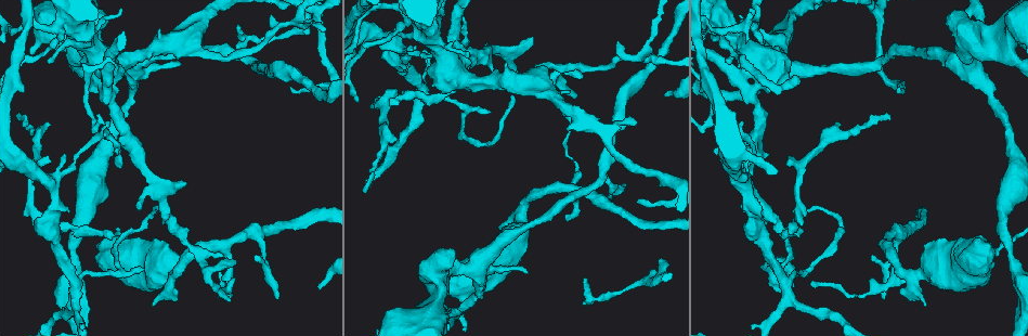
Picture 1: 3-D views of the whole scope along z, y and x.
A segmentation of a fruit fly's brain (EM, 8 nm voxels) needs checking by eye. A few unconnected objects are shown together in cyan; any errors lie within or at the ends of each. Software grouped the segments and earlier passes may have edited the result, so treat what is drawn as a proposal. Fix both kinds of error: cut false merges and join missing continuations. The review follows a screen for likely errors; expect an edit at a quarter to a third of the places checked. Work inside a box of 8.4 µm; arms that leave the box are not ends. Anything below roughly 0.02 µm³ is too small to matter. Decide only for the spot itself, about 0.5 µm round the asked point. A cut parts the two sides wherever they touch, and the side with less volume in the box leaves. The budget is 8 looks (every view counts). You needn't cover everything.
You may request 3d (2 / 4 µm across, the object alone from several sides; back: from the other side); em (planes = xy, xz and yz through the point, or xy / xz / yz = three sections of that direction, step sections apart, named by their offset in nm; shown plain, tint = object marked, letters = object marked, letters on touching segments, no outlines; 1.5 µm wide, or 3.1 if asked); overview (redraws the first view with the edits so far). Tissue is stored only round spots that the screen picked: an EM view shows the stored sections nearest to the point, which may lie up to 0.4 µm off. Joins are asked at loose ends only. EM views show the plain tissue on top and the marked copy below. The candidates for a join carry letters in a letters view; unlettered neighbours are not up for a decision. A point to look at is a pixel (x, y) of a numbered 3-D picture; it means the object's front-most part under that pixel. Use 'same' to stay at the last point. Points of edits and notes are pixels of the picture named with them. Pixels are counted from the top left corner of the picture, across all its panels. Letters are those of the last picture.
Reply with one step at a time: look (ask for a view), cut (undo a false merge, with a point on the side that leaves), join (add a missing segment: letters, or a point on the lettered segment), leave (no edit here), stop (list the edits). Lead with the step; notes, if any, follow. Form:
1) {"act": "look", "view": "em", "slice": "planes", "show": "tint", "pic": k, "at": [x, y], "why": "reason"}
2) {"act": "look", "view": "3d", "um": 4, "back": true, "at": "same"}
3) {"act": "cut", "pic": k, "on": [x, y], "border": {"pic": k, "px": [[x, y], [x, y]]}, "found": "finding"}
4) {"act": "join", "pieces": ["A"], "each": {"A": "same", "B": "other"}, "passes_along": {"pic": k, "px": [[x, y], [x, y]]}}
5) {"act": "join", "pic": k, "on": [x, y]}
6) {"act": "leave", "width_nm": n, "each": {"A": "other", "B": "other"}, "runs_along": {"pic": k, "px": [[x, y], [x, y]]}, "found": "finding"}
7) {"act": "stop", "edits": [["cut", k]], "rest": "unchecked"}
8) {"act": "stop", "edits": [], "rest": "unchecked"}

{"act": "look", "view": "em", "slice": "xy", "step": 4, "show": "letters", "pic": 1, "at": [898, 90], "why": "long arm stops here"}

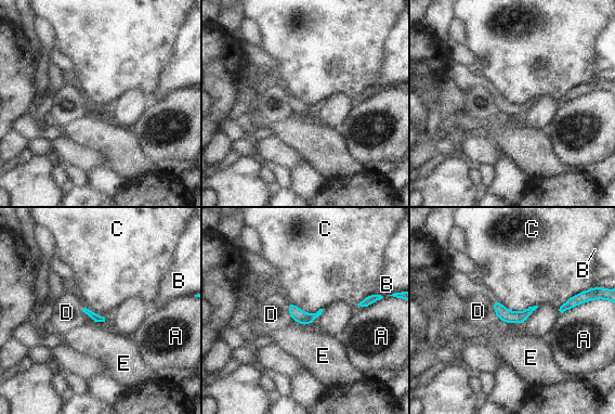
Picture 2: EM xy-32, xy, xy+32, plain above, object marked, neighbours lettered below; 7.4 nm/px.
{"act": "look", "view": "em", "slice": "planes", "show": "letters", "at": "same", "why": "another direction"}

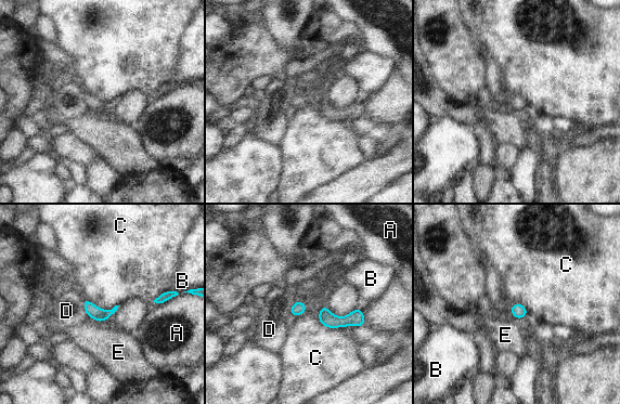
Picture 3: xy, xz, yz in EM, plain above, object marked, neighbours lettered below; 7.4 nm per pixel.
{"act": "leave", "width_nm": 100, "each": {"A": "other", "B": "other", "C": "other", "D": "other", "E": "other"}, "border": {"pic": 3, "px": [[321, 305], [322, 324], [356, 326]]}, "found": "no lettered segment goes on from it"}

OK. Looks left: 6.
{"act": "look", "view": "em", "slice": "planes", "show": "letters", "pic": 1, "at": [898, 232]}

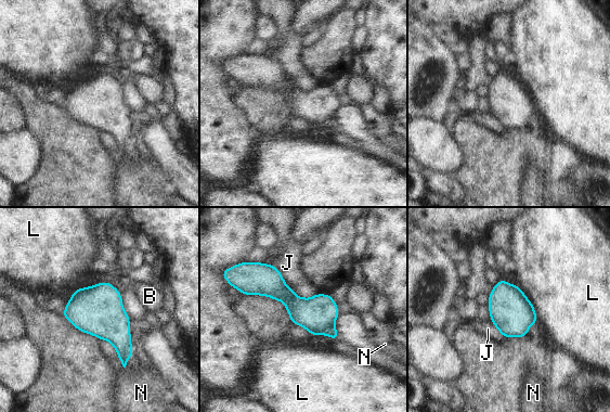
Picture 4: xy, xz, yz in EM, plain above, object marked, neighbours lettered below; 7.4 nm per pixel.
{"act": "leave", "width_nm": 240, "longest_contact_nm": ["N", 300], "each": {"B": "other", "J": "other", "L": "other", "N": "other"}, "found": "continuous, no second cell"}

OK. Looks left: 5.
{"act": "look", "view": "em", "slice": "xy", "step": 8, "show": "letters", "pic": 1, "at": [782, 234], "why": "free end"}

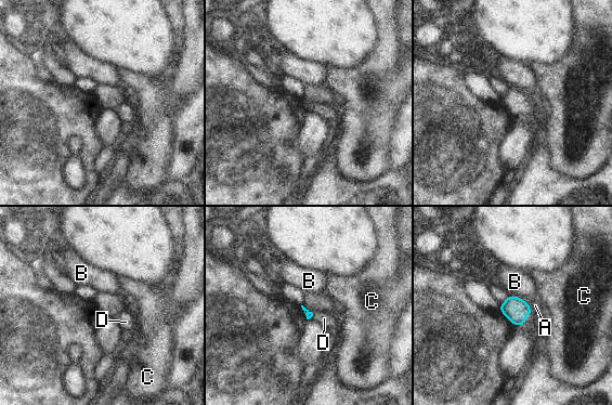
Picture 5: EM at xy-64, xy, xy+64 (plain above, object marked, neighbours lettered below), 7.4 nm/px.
{"act": "join", "pieces": ["D"], "longest_contact_nm": ["B", 160], "each": {"A": "other", "B": "other", "C": "other", "D": "same"}, "found": "the cell continues"}

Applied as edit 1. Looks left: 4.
{"act": "stop", "edits": [["join", 5]], "rest": "unchecked"}

